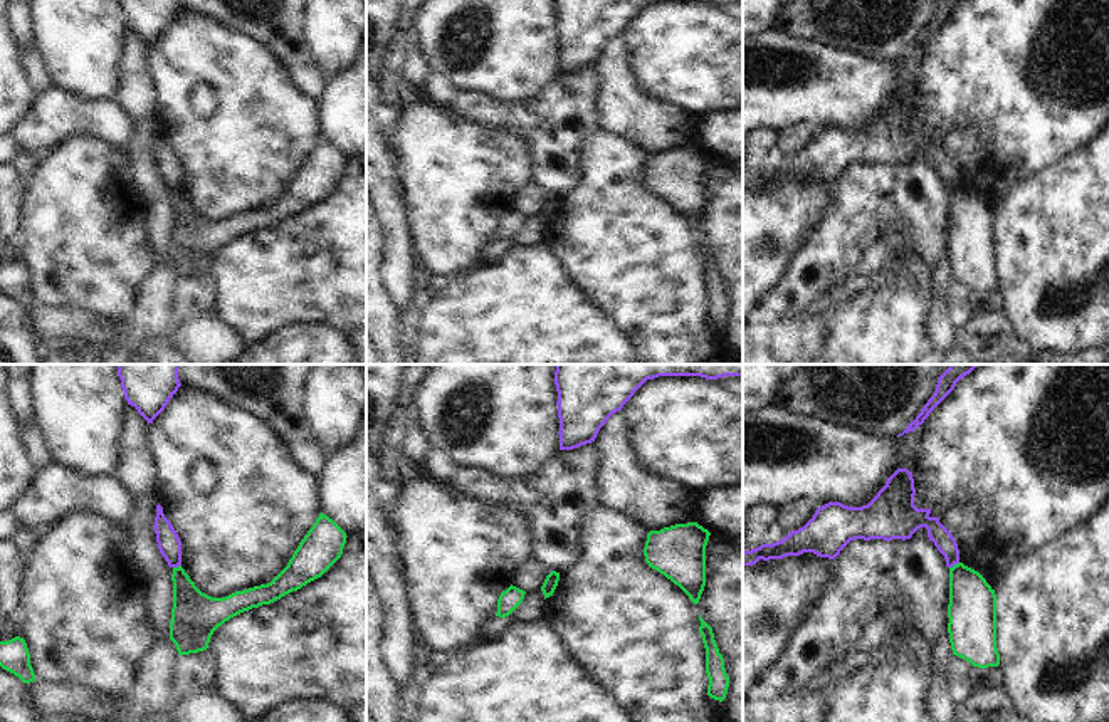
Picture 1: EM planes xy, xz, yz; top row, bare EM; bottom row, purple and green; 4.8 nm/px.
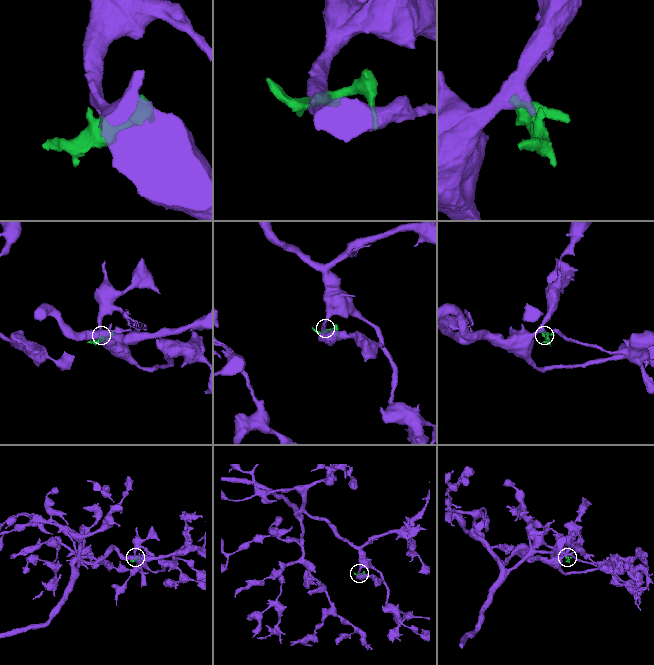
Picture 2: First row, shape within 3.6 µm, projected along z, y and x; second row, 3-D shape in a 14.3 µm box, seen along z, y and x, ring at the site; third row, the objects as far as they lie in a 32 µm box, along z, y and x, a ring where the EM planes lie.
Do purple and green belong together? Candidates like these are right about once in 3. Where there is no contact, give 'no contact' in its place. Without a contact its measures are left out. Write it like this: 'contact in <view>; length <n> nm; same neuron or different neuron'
contact in yz; length 60 nm; different neuron

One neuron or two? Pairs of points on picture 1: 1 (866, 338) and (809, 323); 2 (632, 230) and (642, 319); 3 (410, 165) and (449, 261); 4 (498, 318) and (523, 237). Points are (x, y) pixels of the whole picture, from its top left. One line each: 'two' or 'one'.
1: two
2: one
3: one
4: two

